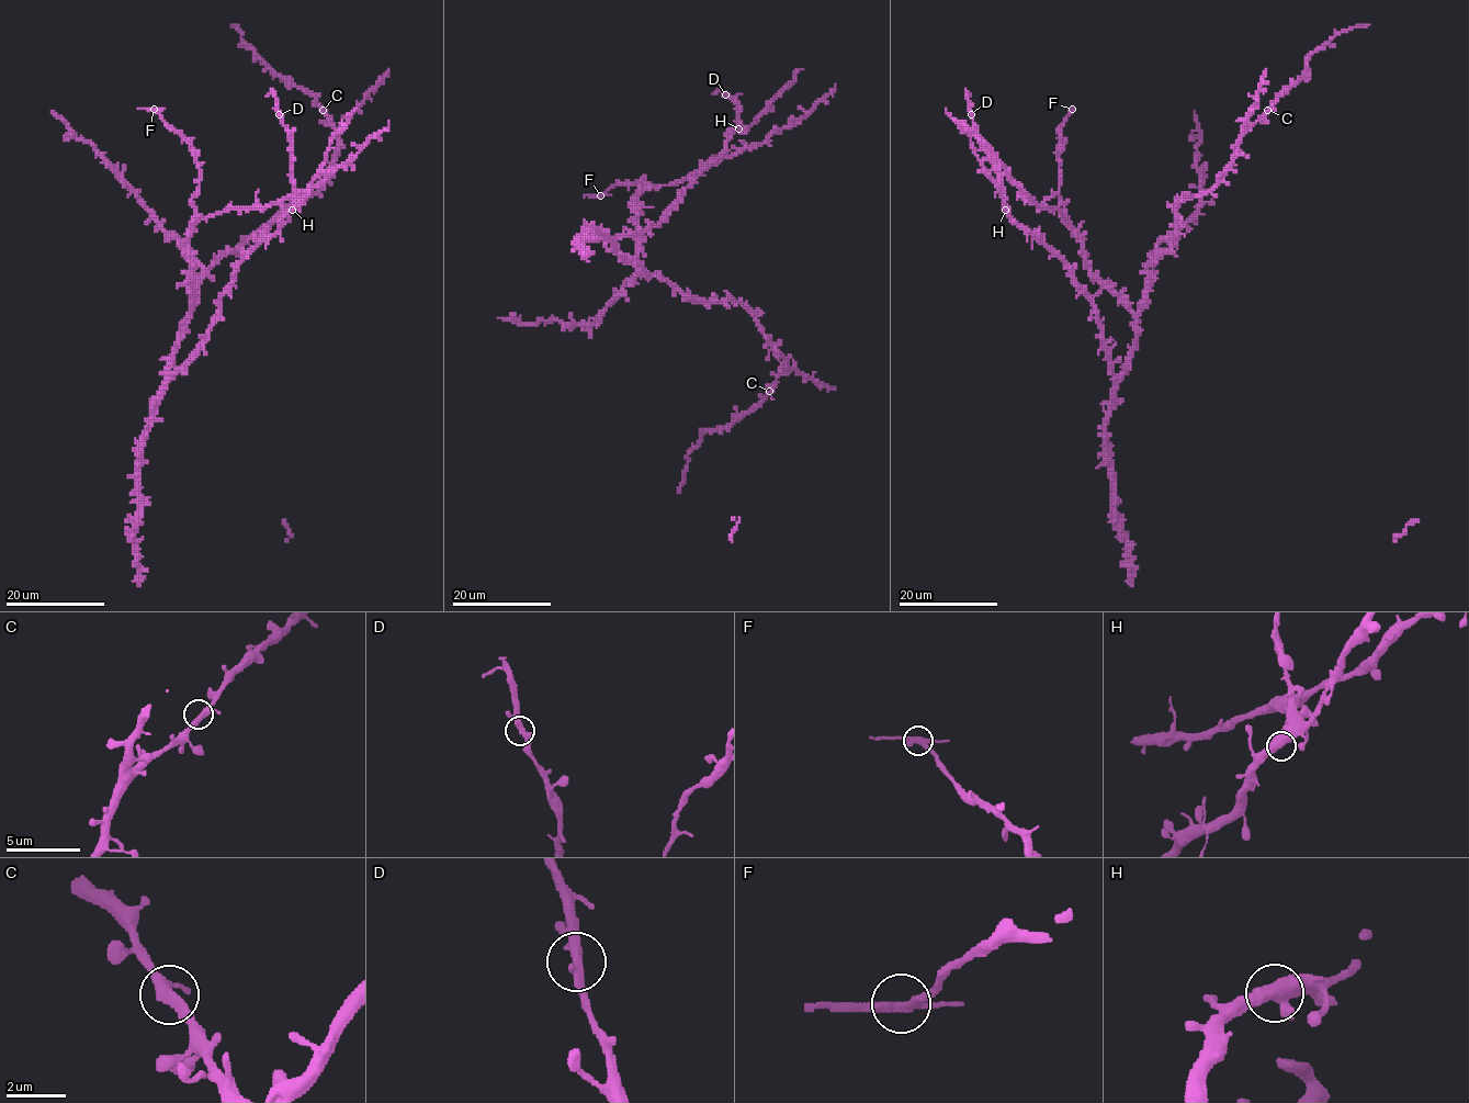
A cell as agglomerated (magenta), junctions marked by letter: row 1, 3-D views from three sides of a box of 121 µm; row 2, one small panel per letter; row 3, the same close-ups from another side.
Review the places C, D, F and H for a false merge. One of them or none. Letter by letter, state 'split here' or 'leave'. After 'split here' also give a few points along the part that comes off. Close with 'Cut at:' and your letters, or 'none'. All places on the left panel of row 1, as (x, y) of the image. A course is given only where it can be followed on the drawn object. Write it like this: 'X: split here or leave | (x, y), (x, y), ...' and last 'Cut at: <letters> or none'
C: leave
D: leave
F: split here | (153, 109), (137, 108)
H: leave
Cut at: F

